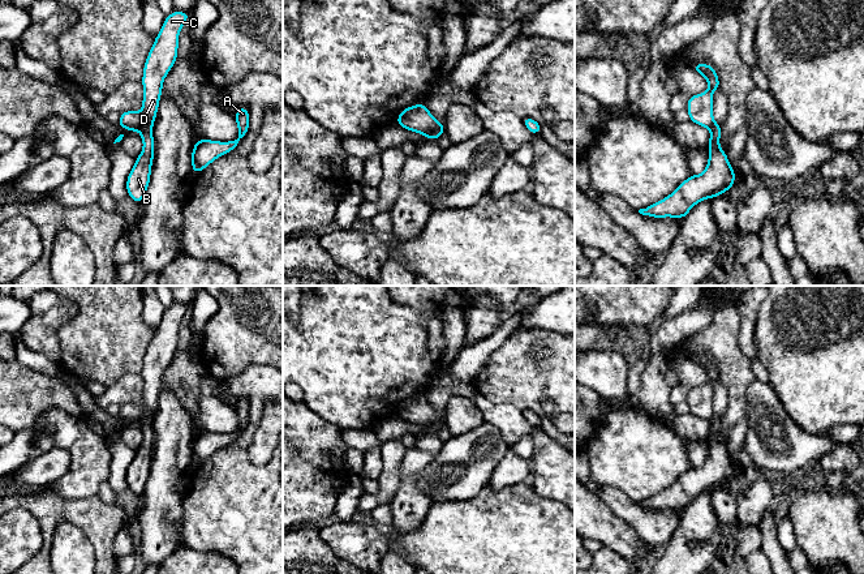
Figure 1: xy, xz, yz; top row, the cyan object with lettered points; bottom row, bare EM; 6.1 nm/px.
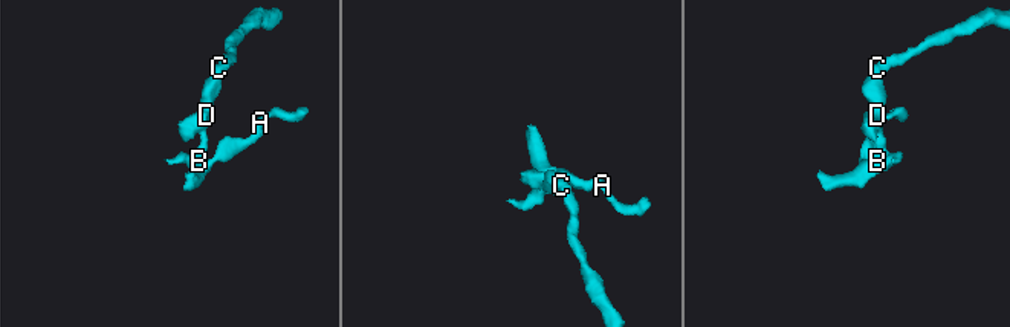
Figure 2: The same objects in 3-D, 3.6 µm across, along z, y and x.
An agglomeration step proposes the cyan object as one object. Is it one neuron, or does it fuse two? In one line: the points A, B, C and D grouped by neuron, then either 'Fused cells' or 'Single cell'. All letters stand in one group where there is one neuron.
Groups: A B / C D. Fused cells

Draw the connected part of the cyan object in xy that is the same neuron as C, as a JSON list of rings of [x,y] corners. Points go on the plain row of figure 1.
[[[177,303],[166,309],[143,357],[143,369],[141,372],[143,377],[142,403],[121,404],[119,419],[134,424],[142,417],[154,417],[163,373],[179,350],[179,326],[189,309],[192,309],[189,305]]]

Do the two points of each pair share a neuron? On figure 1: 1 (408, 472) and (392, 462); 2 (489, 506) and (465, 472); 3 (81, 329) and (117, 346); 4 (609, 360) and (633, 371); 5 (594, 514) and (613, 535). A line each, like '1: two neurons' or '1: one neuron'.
1: two neurons
2: two neurons
3: one neuron
4: two neurons
5: one neuron

